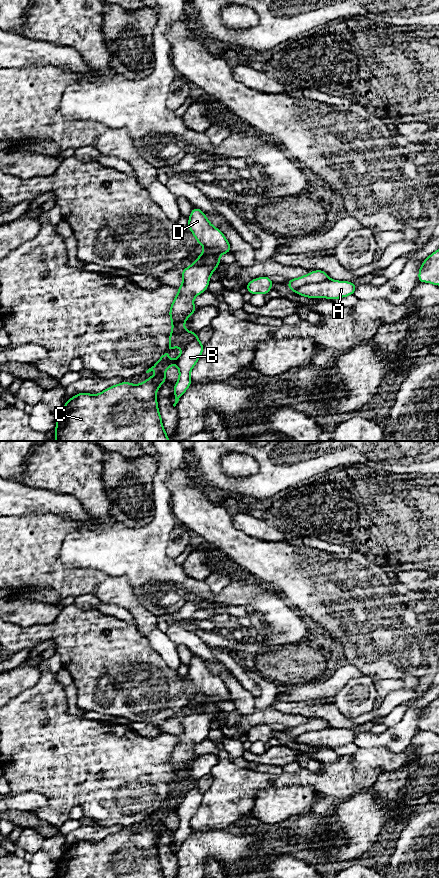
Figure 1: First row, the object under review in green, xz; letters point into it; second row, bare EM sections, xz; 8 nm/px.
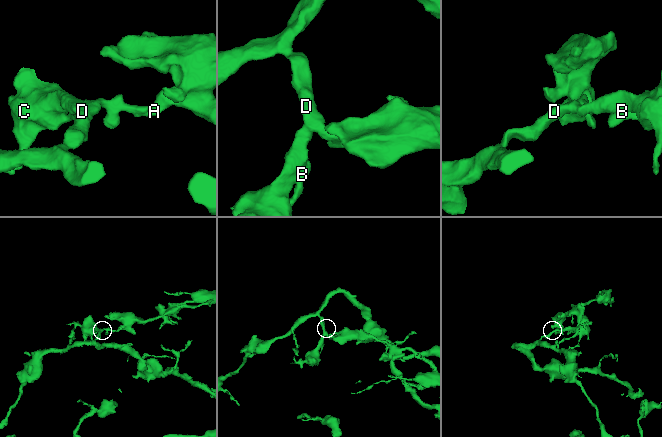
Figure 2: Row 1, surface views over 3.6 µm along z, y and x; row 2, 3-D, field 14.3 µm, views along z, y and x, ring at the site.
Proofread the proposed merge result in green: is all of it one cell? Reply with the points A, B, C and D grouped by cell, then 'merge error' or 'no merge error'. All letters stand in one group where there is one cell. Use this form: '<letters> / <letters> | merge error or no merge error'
A / B C D | merge error

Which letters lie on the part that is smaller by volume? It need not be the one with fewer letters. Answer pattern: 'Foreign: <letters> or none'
Foreign: A

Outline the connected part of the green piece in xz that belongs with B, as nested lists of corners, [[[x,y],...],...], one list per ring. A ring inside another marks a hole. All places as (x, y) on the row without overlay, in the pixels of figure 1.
[[[193,655],[188,666],[188,676],[191,678],[197,690],[205,698],[197,704],[198,708],[183,718],[182,733],[178,735],[178,742],[170,754],[169,765],[172,771],[172,779],[169,782],[169,794],[161,806],[146,821],[157,818],[158,821],[149,825],[141,832],[130,832],[124,829],[120,832],[106,836],[99,842],[93,843],[81,840],[70,846],[58,862],[55,878],[165,878],[162,872],[162,865],[159,861],[157,850],[157,838],[167,829],[165,820],[172,813],[176,812],[179,818],[179,826],[173,834],[175,844],[175,855],[181,844],[191,834],[191,818],[200,807],[204,792],[200,790],[195,779],[187,779],[184,771],[189,764],[196,760],[193,752],[194,746],[208,737],[210,724],[221,711],[219,704],[225,701],[231,701],[231,694],[220,679],[214,675],[205,664],[203,659]],[[181,795],[182,799],[177,807],[169,807],[169,800],[175,796]]]

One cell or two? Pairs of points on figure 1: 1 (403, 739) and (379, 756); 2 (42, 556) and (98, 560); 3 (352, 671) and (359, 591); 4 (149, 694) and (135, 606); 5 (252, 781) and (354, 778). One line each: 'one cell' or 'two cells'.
1: two cells
2: two cells
3: two cells
4: two cells
5: one cell

